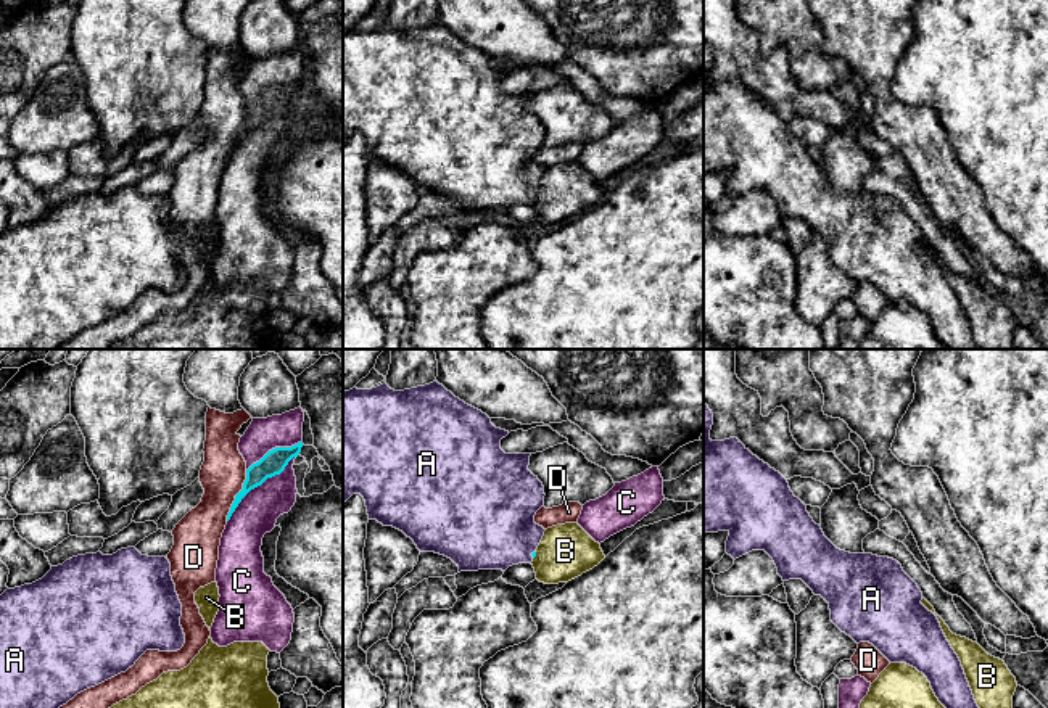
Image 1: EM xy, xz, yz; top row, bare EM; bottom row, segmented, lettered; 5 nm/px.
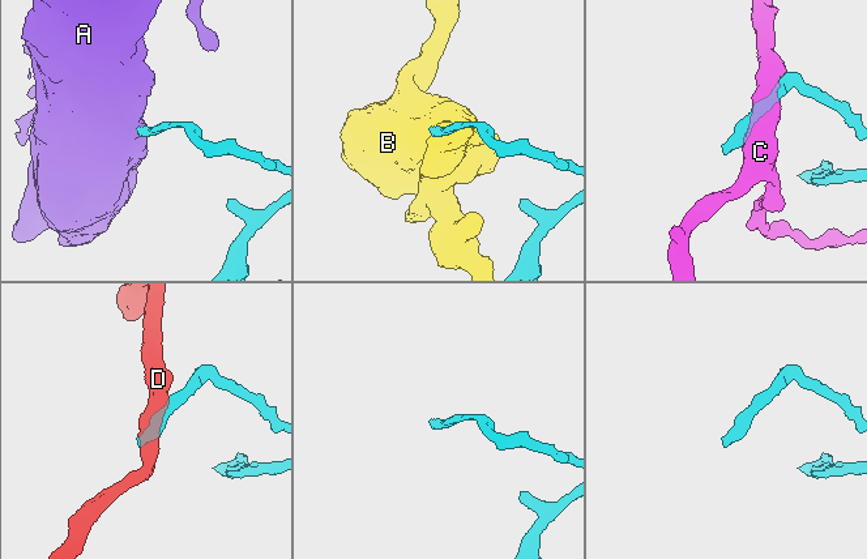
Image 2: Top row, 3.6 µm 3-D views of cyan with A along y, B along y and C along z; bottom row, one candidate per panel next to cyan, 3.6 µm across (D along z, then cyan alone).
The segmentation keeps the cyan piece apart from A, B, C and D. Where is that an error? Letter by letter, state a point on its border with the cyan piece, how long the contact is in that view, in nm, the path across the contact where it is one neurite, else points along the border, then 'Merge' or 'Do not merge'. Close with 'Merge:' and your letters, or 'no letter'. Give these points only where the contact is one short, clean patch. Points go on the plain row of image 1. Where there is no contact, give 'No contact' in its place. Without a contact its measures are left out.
A: Touches cyan at xz (532, 193). Shared border 40 nm. Path across: xz (533, 193), (532, 193), (491, 164). Merge
B: Touches cyan at xz (535, 195). Shared border 40 nm. Do not merge
C: Touches cyan at xy (258, 124). Shared border 480 nm. Do not merge
D: Touches cyan at xy (235, 135). Shared border 280 nm. Do not merge
Merge: A

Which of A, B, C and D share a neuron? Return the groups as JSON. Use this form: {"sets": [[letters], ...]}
{"sets": [["A"], ["B"], ["C"], ["D"]]}

